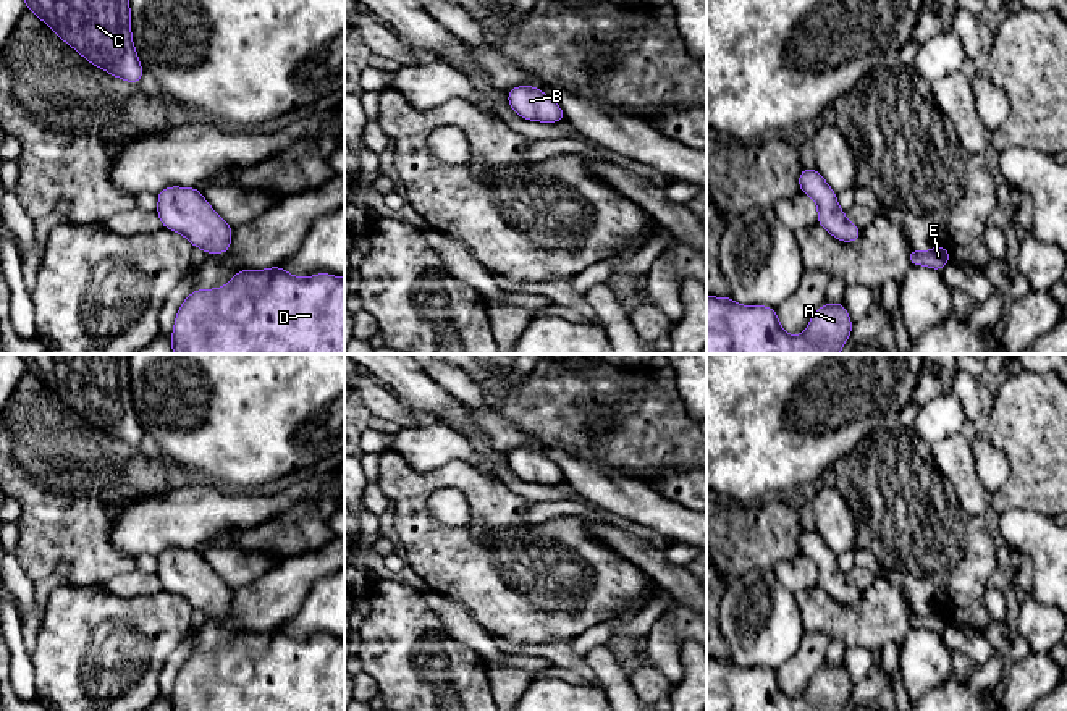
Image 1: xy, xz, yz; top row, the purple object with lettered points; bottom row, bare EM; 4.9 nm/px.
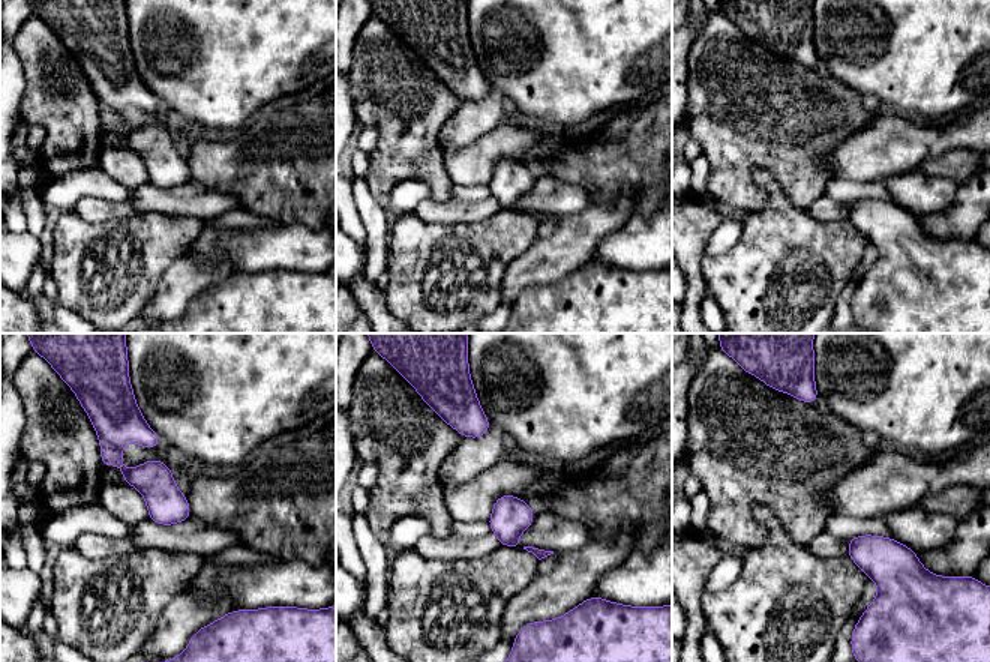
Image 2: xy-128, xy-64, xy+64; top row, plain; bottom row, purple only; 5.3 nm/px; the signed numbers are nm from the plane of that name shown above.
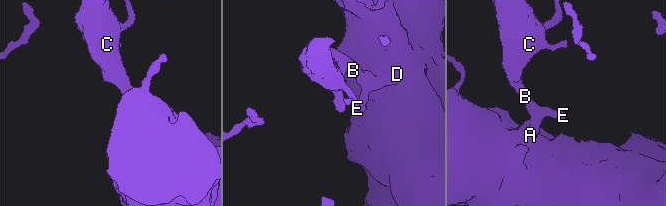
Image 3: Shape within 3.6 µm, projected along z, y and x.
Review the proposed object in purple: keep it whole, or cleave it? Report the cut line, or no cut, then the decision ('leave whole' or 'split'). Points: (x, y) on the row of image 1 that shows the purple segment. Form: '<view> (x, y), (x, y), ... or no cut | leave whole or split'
no cut | leave whole

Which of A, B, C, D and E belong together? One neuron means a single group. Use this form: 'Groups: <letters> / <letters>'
Groups: A B C D E

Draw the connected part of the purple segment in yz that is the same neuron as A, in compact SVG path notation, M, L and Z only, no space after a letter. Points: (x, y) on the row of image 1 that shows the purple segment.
M706 296L706 354L839 354L852 328L842 302L823 304L802 334L789 336L776 309Z

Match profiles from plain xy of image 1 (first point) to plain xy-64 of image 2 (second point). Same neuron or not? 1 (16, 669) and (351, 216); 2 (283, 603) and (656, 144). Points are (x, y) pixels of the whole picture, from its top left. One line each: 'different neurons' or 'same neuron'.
1: same neuron
2: different neurons

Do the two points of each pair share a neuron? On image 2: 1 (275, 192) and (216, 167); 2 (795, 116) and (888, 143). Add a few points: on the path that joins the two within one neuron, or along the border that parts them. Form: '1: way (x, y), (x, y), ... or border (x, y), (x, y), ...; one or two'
1: way (260, 177), (251, 168), (231, 167); one
2: border (882, 113), (861, 128), (854, 129), (825, 155); two

